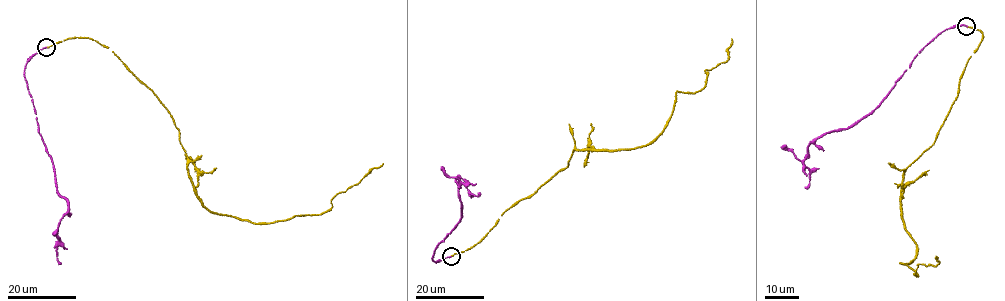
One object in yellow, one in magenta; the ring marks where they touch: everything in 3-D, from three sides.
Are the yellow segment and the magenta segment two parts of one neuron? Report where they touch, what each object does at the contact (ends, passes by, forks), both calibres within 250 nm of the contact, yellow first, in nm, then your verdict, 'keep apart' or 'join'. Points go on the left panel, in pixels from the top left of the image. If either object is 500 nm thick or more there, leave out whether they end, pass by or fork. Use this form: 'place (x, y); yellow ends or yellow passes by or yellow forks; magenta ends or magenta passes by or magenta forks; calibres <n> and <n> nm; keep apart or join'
place (46, 47); yellow ends; magenta ends; calibres 190 and 190 nm; keep apart

